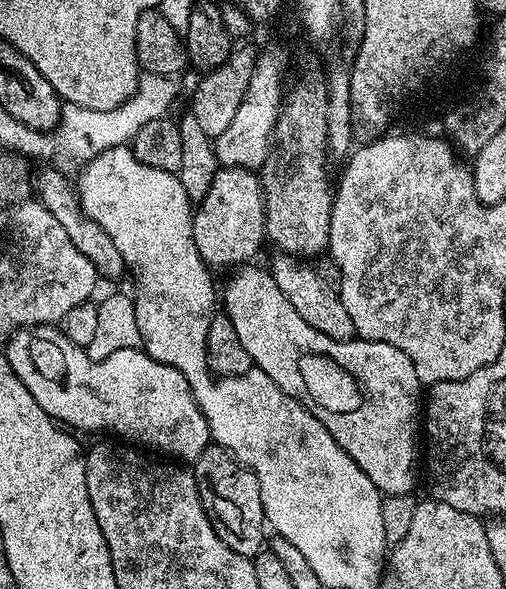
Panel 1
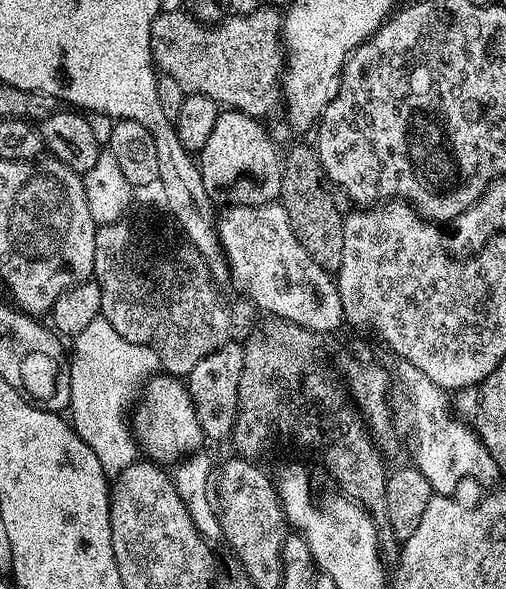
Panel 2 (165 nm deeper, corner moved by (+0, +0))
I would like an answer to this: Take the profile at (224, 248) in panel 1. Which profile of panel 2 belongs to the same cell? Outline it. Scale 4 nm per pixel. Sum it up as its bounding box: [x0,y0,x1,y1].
[198,110,282,204]

